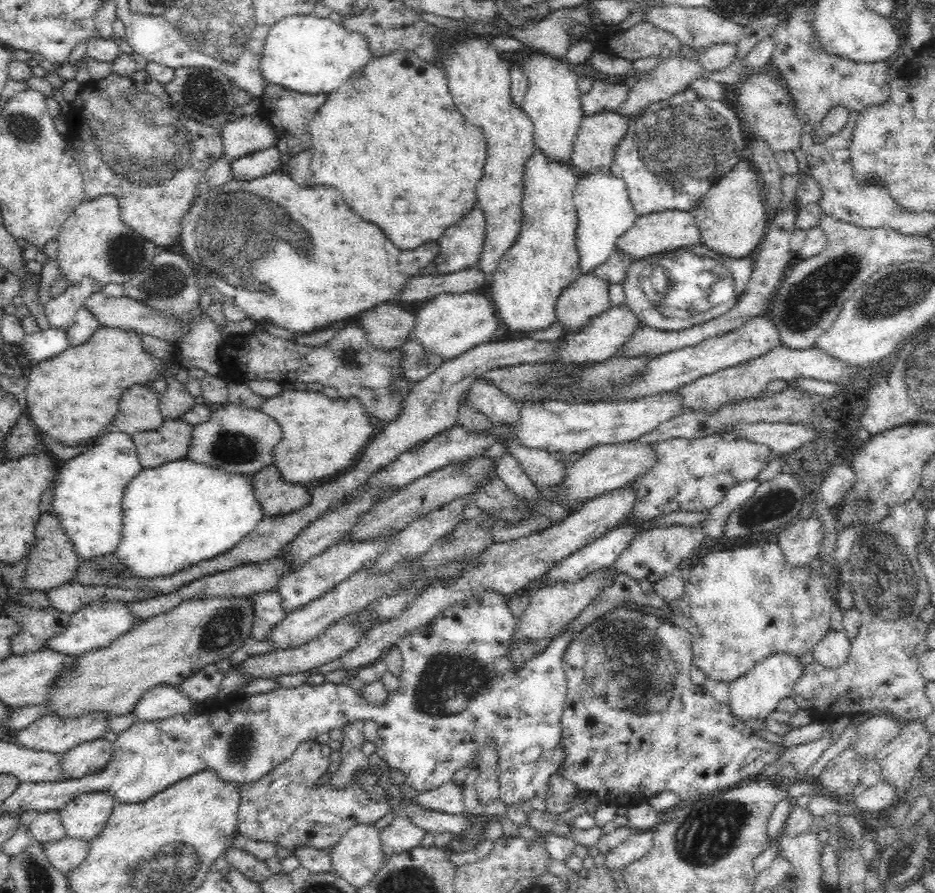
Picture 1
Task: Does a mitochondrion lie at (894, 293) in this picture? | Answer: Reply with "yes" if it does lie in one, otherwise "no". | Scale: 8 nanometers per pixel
yes

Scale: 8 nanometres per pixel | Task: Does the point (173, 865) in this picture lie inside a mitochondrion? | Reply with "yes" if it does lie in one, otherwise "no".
yes

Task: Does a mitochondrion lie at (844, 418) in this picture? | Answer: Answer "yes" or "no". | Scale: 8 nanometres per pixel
no

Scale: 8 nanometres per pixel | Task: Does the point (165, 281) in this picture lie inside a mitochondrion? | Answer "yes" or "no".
yes

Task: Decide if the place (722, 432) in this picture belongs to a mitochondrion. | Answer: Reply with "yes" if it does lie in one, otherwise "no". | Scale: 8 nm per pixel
no

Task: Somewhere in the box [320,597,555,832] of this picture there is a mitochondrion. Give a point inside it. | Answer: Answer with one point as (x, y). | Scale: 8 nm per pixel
(449, 683)

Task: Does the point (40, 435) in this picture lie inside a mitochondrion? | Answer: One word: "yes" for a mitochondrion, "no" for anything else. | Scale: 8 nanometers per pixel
no

